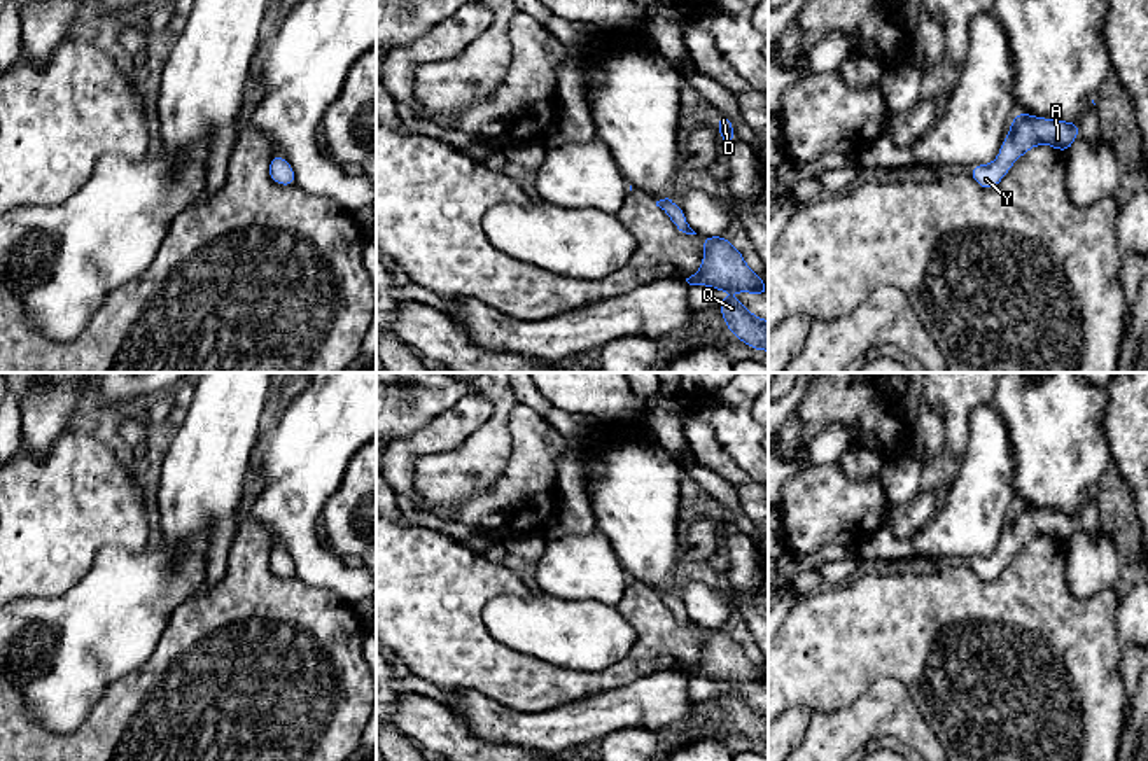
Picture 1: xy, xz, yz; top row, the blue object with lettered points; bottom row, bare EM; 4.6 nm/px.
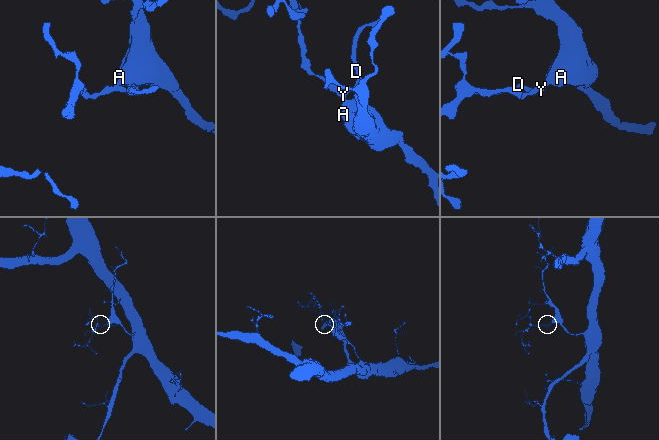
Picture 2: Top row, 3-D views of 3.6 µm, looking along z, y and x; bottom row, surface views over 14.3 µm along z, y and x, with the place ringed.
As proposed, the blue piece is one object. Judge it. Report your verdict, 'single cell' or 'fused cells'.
single cell

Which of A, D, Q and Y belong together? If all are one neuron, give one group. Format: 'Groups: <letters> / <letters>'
Groups: A D Q Y

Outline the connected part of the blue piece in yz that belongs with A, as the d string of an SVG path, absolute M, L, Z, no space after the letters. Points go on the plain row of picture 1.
M1017 504L1010 518L1012 521L1001 535L998 551L990 556L975 556L968 562L982 581L994 581L1010 563L1012 556L1034 537L1048 535L1066 546L1080 527L1080 513L1064 514L1024 504Z

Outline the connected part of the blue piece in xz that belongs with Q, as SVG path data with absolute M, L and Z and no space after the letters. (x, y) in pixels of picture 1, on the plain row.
M735 689L719 693L716 696L716 702L719 702L724 707L724 716L737 731L740 731L754 742L768 744L766 712L749 705L746 698Z

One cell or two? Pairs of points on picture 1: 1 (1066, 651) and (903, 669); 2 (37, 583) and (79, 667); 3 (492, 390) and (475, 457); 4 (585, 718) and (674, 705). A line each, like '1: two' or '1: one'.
1: one
2: two
3: one
4: one

